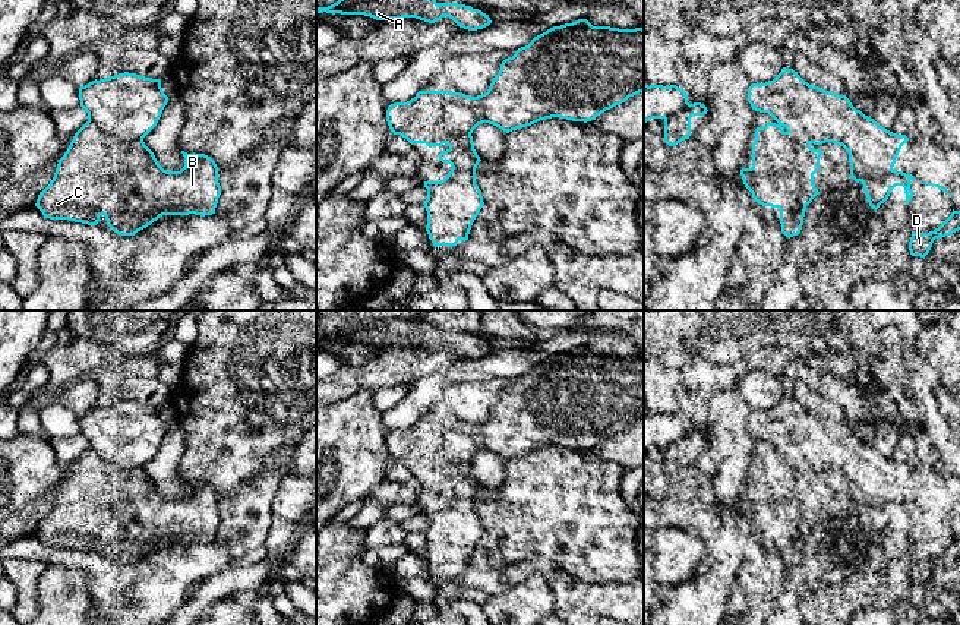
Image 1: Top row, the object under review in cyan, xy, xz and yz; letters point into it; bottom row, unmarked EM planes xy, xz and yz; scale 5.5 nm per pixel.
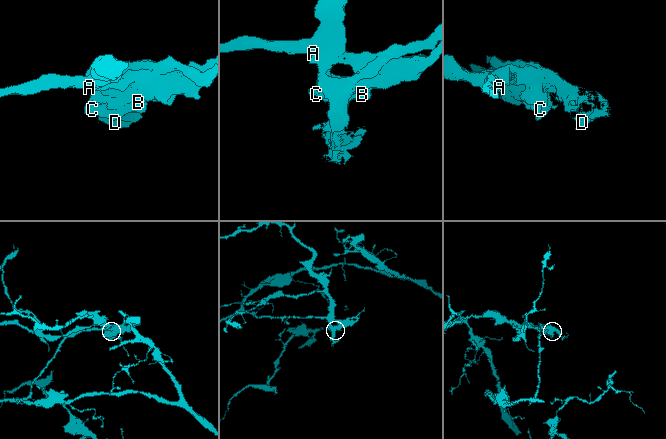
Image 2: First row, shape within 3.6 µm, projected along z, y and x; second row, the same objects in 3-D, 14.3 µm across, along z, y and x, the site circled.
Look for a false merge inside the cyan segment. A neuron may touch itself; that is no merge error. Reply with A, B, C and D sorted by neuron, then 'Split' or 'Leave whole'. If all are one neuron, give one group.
Groups: A B C / D. Split

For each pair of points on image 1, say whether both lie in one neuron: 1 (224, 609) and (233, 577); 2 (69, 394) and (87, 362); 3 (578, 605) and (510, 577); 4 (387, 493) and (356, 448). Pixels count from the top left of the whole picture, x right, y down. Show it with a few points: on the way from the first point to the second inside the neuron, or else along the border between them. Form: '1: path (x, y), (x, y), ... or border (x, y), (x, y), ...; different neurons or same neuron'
1: border (226, 597), (207, 609); different neurons
2: border (81, 378), (51, 395); different neurons
3: path (565, 587), (545, 567), (527, 567); same neuron
4: border (384, 479), (363, 496); different neurons

